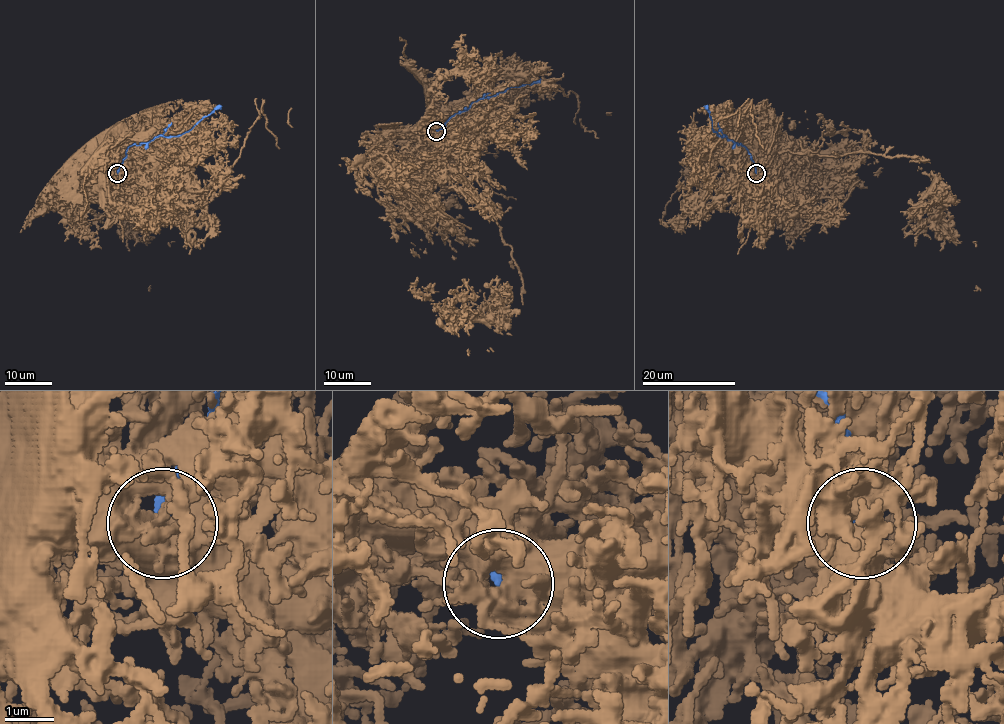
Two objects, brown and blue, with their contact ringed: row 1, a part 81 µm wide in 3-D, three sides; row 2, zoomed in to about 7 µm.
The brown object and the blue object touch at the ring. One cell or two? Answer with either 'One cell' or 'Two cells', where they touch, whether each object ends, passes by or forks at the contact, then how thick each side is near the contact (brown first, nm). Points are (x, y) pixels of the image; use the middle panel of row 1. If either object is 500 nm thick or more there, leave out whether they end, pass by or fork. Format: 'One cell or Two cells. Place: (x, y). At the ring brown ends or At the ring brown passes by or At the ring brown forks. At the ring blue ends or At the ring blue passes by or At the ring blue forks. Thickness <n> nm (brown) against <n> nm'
Two cells. Place: (436, 131). At the ring brown ends. At the ring blue ends. Thickness 150 nm (brown) against 280 nm

